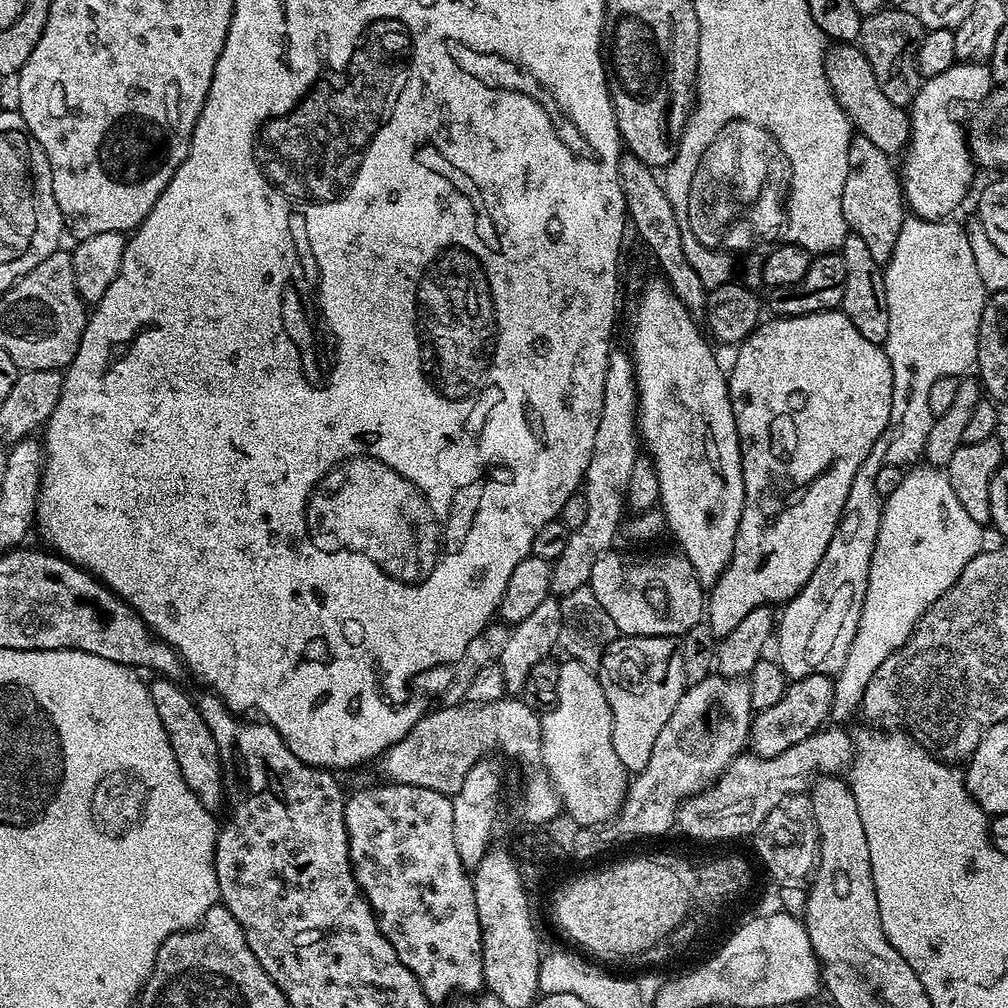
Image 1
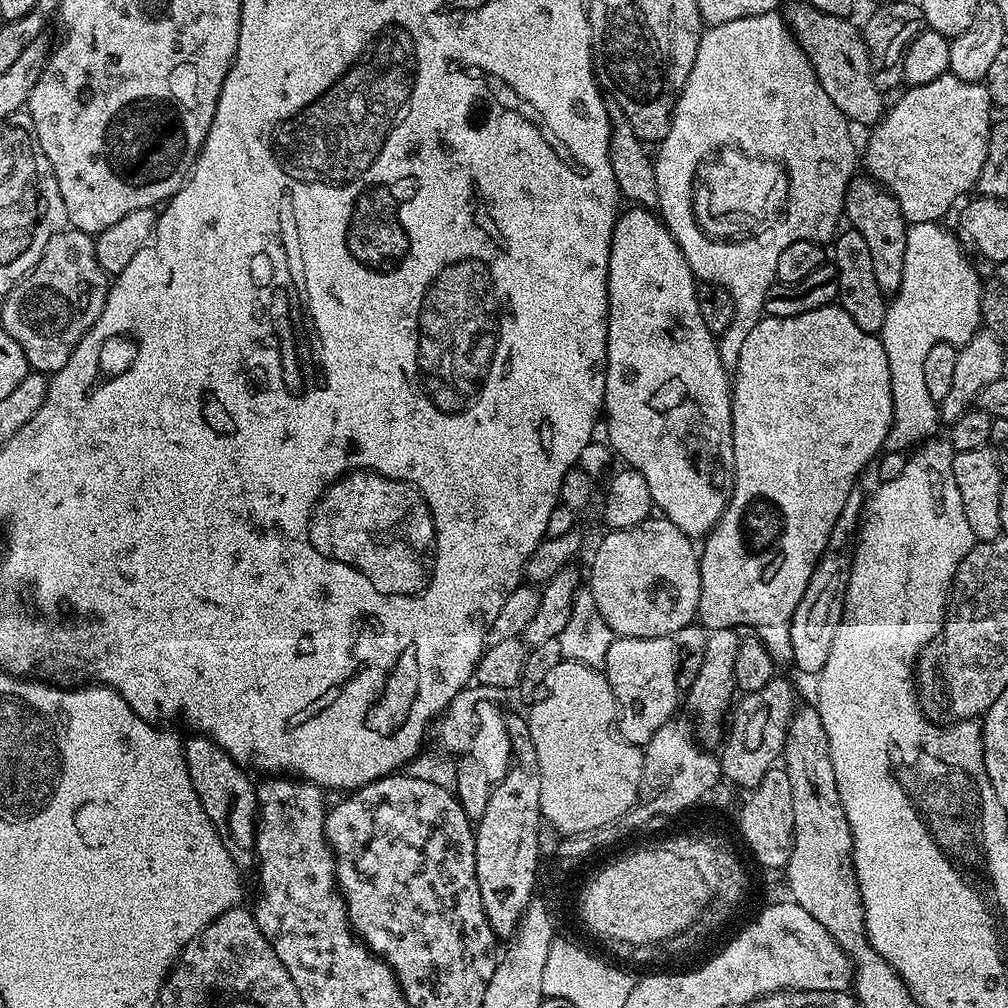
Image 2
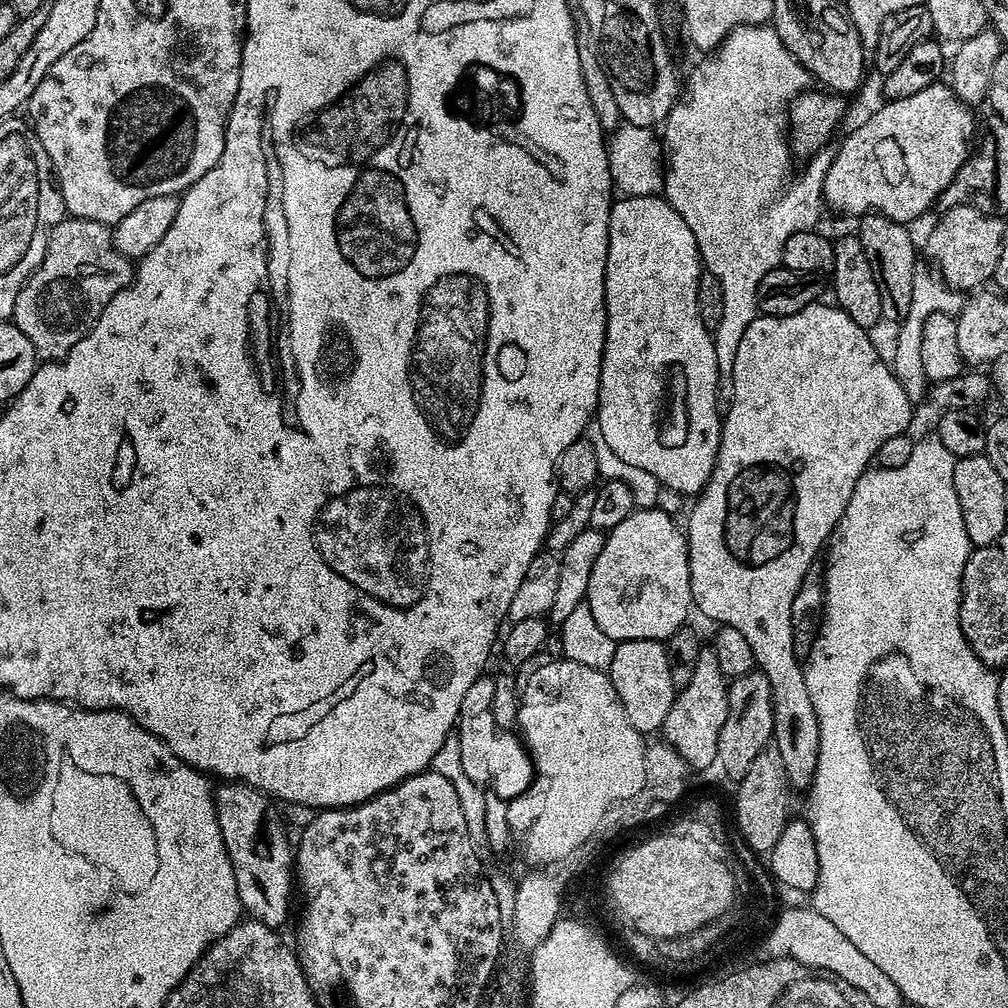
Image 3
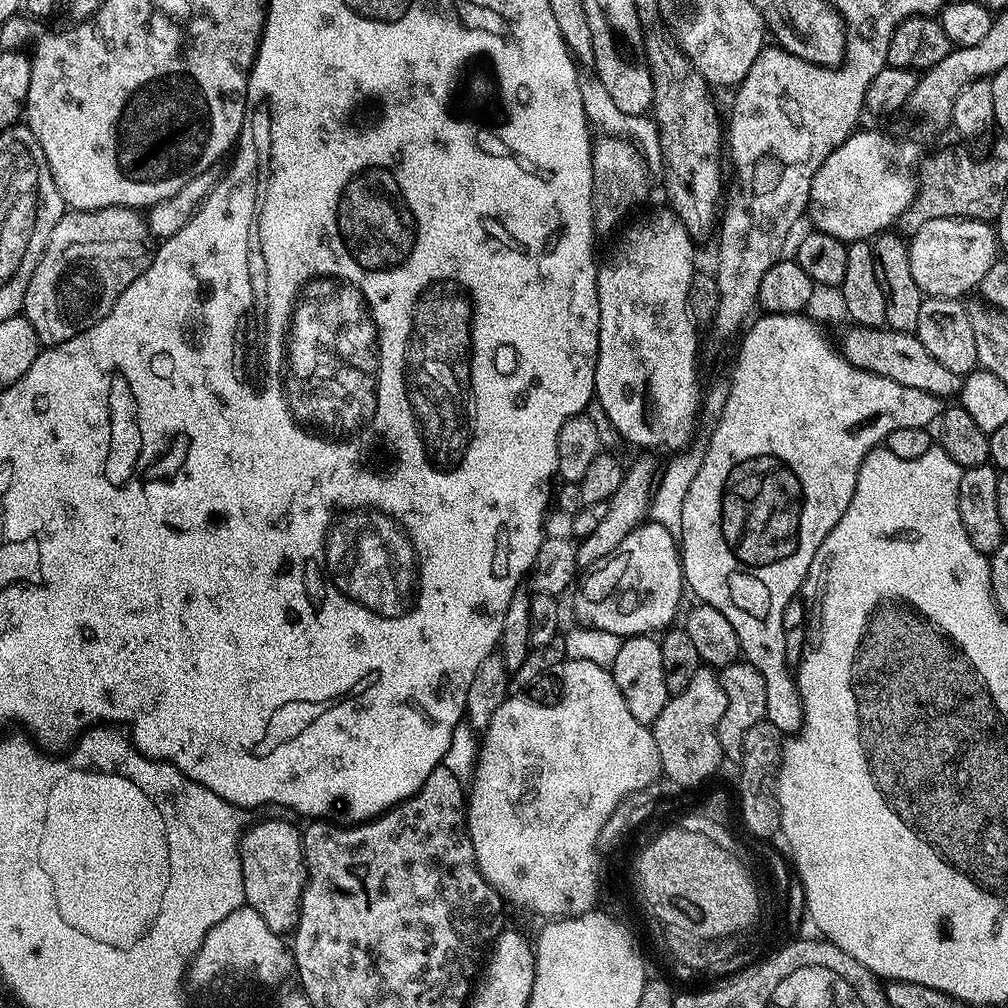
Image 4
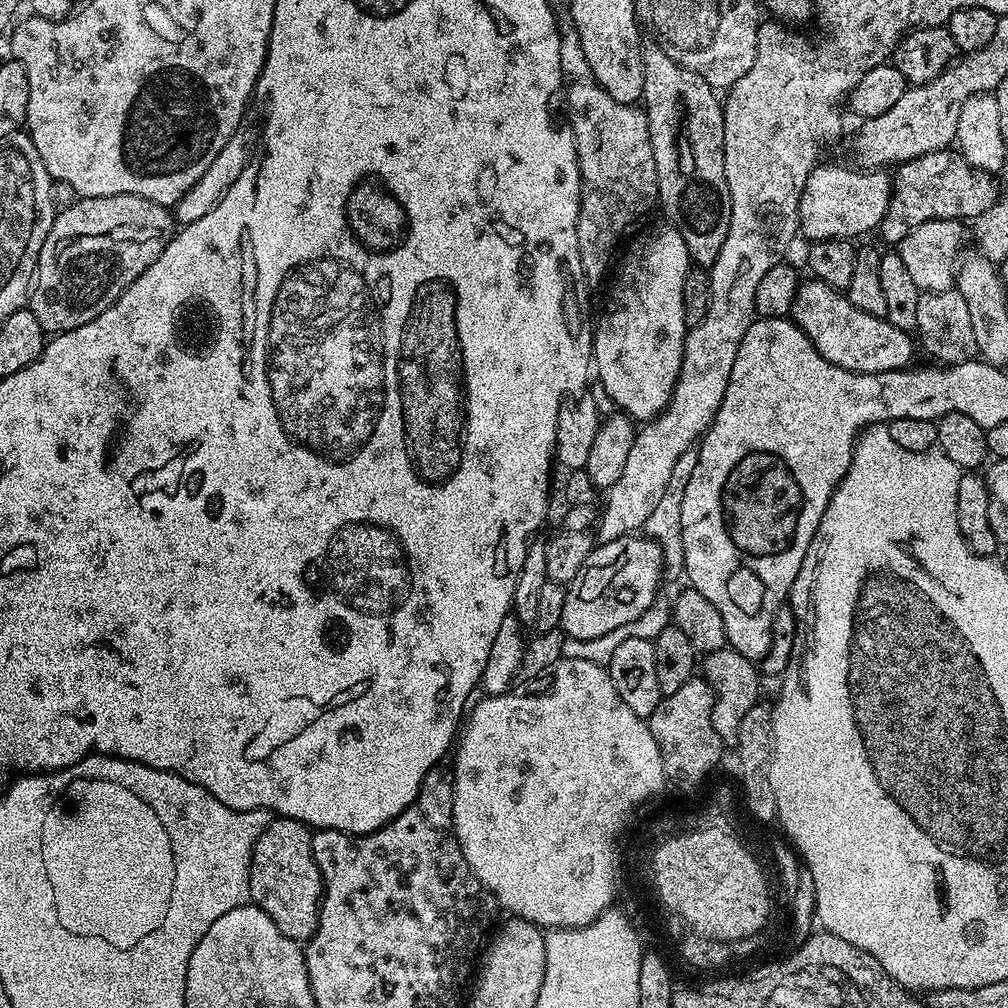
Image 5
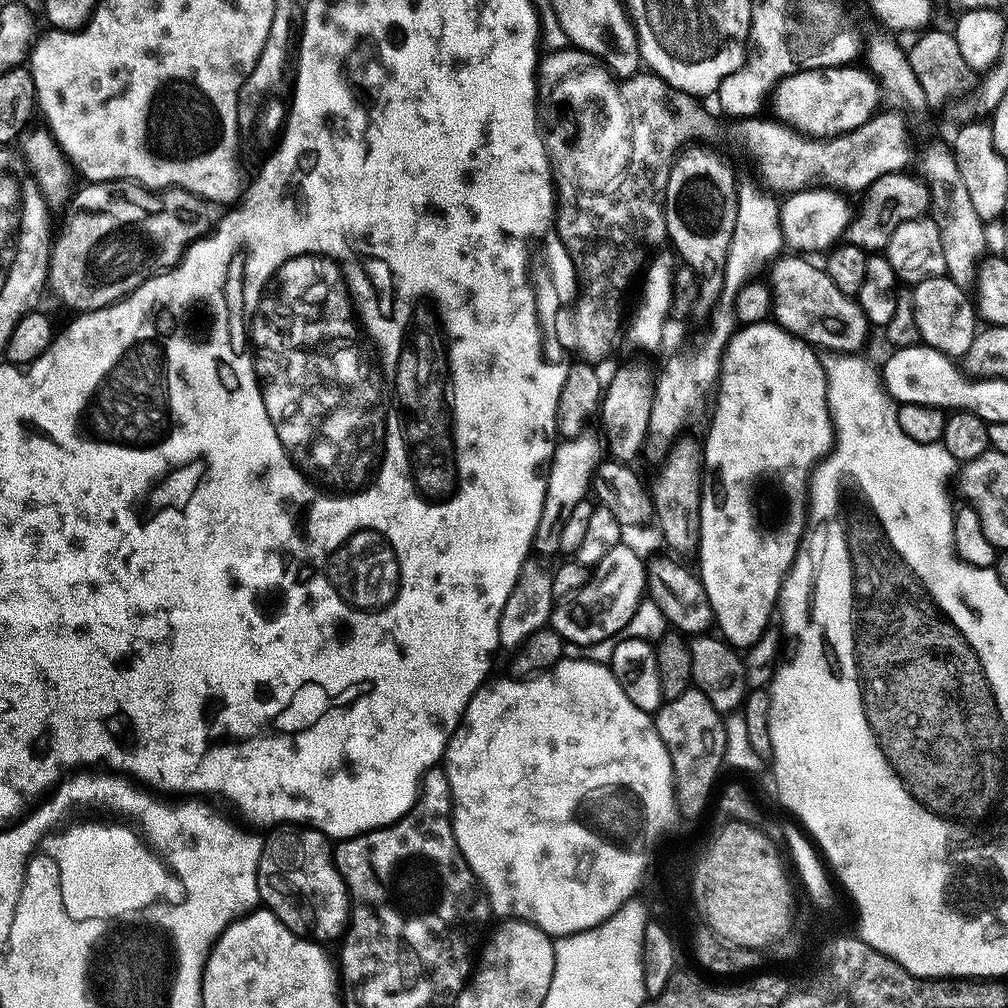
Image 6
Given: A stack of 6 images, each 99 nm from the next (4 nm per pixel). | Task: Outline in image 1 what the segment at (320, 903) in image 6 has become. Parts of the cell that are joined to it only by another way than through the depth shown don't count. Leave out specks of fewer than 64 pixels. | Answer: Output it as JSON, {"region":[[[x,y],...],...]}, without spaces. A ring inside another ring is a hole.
{"region":[[[167,678],[151,681],[150,691],[154,698],[154,706],[158,710],[158,718],[162,718],[162,730],[166,730],[166,738],[170,738],[178,770],[182,770],[182,778],[186,778],[186,786],[194,790],[202,806],[216,810],[216,807],[219,804],[221,807],[226,800],[226,777],[224,766],[220,763],[218,742],[214,742],[214,734],[210,734],[210,726],[206,726],[196,700],[188,697],[180,687],[177,681]]]}

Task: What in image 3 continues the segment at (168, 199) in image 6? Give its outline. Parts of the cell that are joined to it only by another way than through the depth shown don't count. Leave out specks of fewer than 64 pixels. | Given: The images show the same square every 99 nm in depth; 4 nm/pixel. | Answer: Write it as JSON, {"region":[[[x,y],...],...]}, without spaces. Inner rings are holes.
{"region":[[[65,218],[52,227],[46,254],[22,286],[11,319],[30,338],[41,361],[63,360],[98,322],[110,298],[129,287],[133,279],[133,261],[114,246],[109,225]]]}

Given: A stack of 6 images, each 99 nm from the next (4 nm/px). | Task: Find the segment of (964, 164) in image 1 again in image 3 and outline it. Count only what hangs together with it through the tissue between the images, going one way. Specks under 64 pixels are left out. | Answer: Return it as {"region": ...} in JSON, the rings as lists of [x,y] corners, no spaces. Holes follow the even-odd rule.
{"region":[[[937,82],[926,86],[926,90],[918,90],[918,94],[914,94],[910,98],[898,98],[897,100],[888,100],[884,102],[877,112],[872,112],[844,141],[840,144],[840,149],[835,149],[830,164],[830,170],[826,172],[824,179],[824,204],[832,207],[834,211],[841,212],[844,216],[856,216],[855,218],[863,218],[873,212],[881,212],[886,218],[890,218],[899,224],[911,225],[912,220],[916,220],[931,204],[935,205],[939,201],[940,195],[946,190],[946,186],[950,186],[950,182],[954,178],[954,174],[958,174],[958,170],[968,161],[970,149],[974,144],[974,137],[978,132],[978,124],[976,128],[976,120],[972,117],[973,109],[969,105],[963,104],[954,94],[954,90],[947,83]]]}

